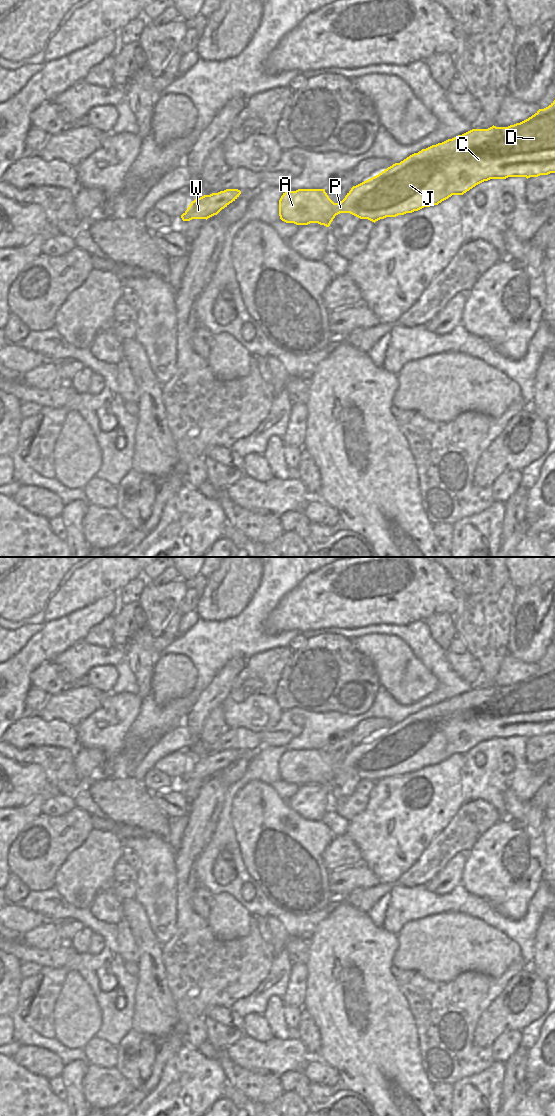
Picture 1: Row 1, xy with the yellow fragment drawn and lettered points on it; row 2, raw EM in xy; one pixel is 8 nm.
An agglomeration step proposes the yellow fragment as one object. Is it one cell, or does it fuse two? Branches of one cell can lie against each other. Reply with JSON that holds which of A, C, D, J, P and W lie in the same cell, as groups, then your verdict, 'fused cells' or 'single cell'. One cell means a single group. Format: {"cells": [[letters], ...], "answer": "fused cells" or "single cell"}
{"cells": [["A", "C", "D", "J", "P", "W"]], "answer": "single cell"}

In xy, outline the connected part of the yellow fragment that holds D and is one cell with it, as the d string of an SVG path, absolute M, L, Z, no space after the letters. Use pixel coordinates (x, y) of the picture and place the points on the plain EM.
M555 660L548 667L539 669L534 675L520 683L516 683L508 687L496 687L493 685L488 689L472 689L462 695L458 695L442 703L438 703L426 709L422 709L418 713L410 715L400 723L393 724L378 735L356 746L353 746L340 763L334 763L325 752L325 749L298 749L296 751L286 751L285 753L283 753L279 760L279 776L280 779L286 783L294 783L296 785L318 783L320 785L329 787L336 775L340 773L350 773L360 779L368 779L375 783L376 781L384 779L386 777L396 777L398 775L404 775L406 773L418 771L424 767L438 765L452 755L463 755L476 745L490 739L506 739L508 737L526 737L528 739L530 737L538 737L540 735L548 735L550 733L555 733Z

